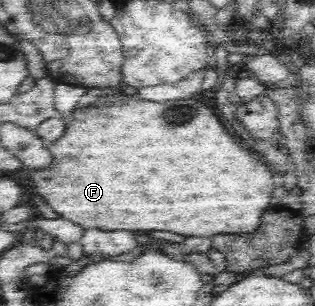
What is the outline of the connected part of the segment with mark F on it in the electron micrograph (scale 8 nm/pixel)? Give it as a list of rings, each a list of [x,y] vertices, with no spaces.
[[[84,88],[84,95],[80,98],[76,109],[72,113],[72,121],[66,127],[64,135],[53,141],[48,146],[48,152],[52,155],[52,165],[48,169],[32,170],[30,179],[34,181],[34,187],[40,197],[48,203],[48,207],[58,213],[64,219],[70,219],[82,229],[99,229],[104,231],[172,231],[186,237],[214,237],[220,234],[248,235],[258,229],[262,214],[270,209],[272,190],[275,188],[272,176],[273,168],[260,156],[250,155],[249,149],[242,149],[234,137],[226,133],[220,119],[214,114],[212,108],[207,107],[208,101],[214,99],[214,90],[200,90],[198,95],[190,99],[165,101],[144,101],[136,95],[122,94],[115,89]]]

